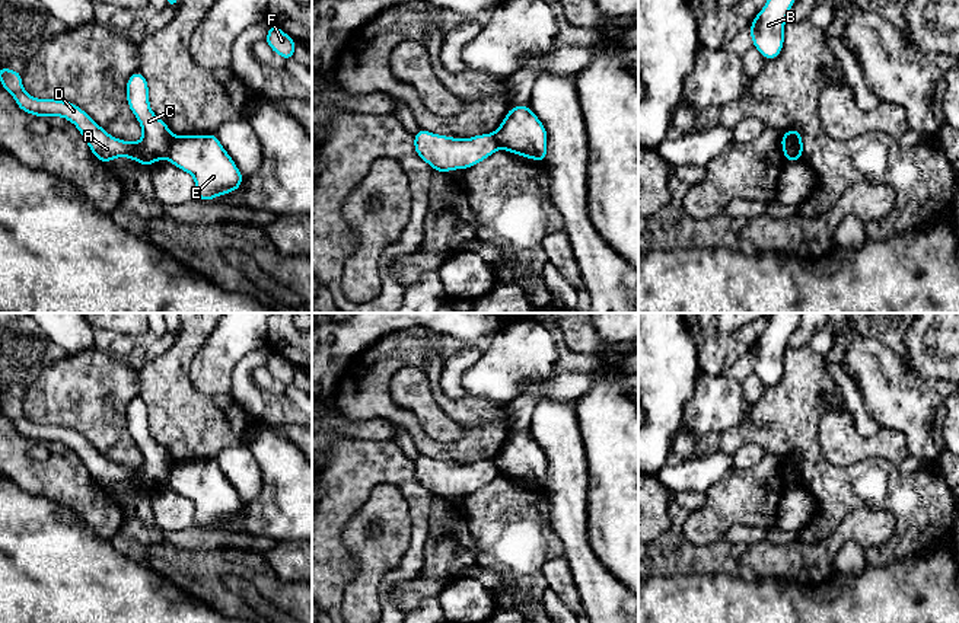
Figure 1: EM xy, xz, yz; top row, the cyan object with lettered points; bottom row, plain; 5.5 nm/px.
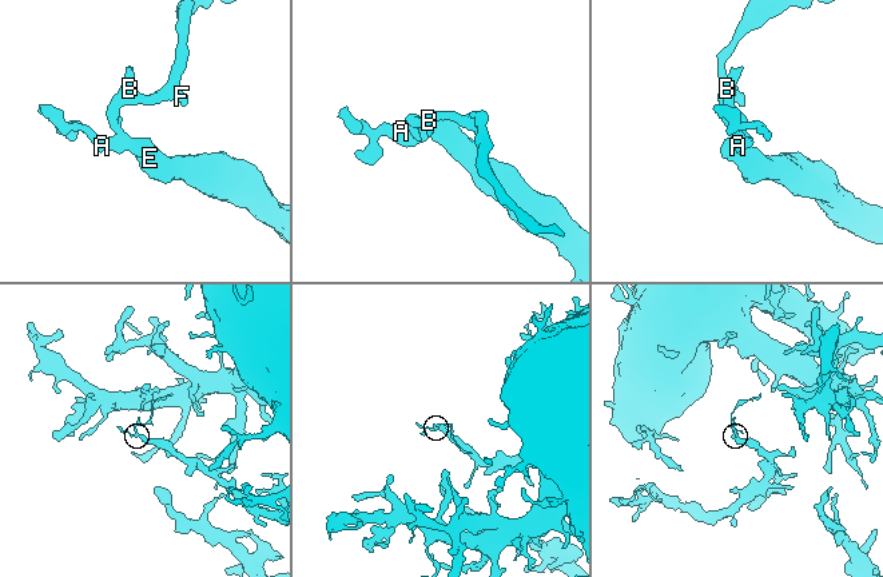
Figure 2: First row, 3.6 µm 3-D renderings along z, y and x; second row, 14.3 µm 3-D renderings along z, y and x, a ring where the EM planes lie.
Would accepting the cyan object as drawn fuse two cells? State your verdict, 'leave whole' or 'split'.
split

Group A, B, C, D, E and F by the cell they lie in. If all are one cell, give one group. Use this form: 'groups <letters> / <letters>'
groups A B C D F / E

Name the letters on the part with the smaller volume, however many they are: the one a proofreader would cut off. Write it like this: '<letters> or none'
A, B, C, D, F

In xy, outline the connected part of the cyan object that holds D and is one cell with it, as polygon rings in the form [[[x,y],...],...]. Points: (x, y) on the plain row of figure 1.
[[[0,393],[0,409],[13,424],[20,437],[32,443],[63,443],[73,448],[86,466],[90,477],[101,489],[115,483],[128,483],[150,493],[154,488],[166,485],[172,466],[168,450],[157,444],[149,429],[149,409],[138,396],[125,410],[127,429],[143,456],[138,469],[115,464],[101,454],[82,434],[61,425],[36,425],[29,422],[22,410],[22,399]]]

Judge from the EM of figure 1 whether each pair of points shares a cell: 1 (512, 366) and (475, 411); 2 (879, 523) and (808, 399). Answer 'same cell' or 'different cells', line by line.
1: different cells
2: different cells

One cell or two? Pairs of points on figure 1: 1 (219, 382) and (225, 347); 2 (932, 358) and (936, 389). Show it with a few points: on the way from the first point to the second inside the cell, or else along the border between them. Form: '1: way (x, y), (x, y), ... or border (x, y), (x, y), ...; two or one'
1: way (219, 373), (219, 355); one
2: border (904, 363), (917, 376), (943, 380); two

